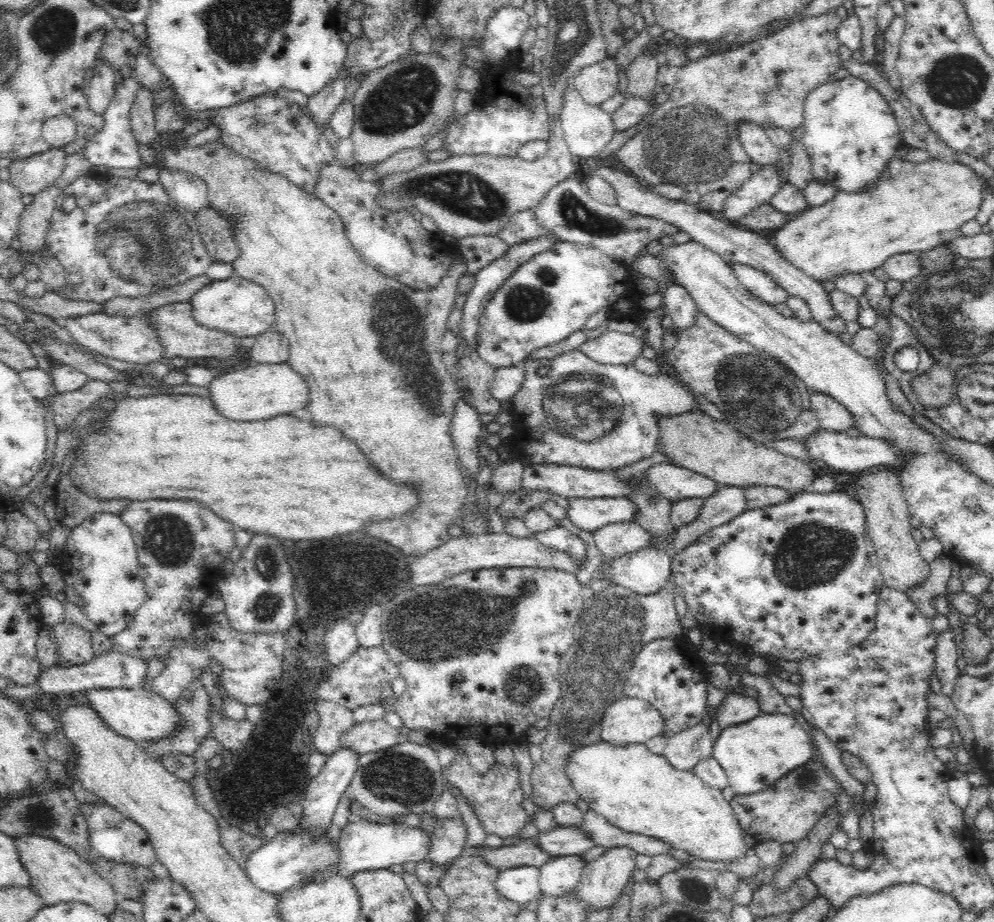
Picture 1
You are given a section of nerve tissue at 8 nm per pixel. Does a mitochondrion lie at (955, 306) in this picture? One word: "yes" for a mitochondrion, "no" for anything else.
yes

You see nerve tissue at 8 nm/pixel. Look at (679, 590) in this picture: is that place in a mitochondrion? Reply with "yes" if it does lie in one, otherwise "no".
no

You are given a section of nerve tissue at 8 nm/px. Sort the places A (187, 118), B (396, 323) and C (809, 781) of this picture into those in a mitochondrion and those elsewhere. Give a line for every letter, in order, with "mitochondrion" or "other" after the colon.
A: other
B: mitochondrion
C: mitochondrion

